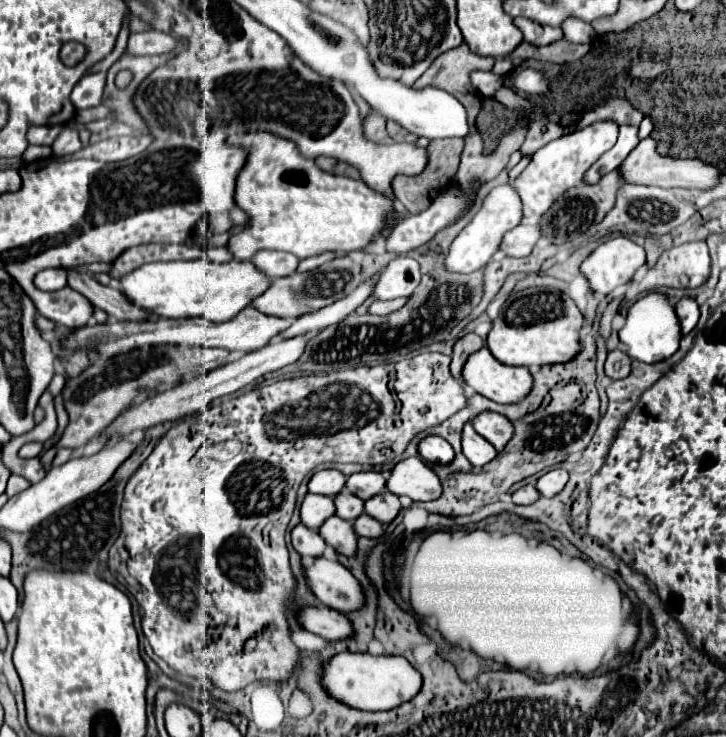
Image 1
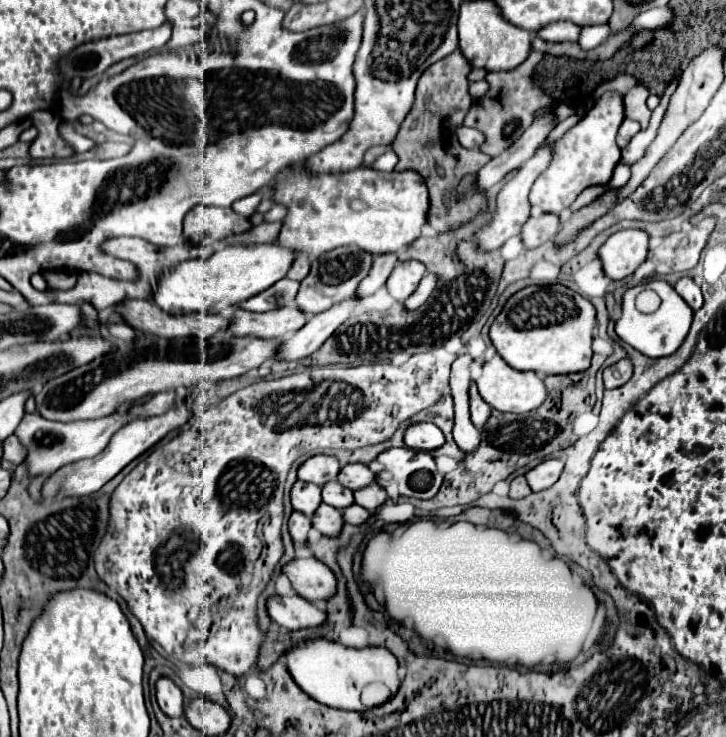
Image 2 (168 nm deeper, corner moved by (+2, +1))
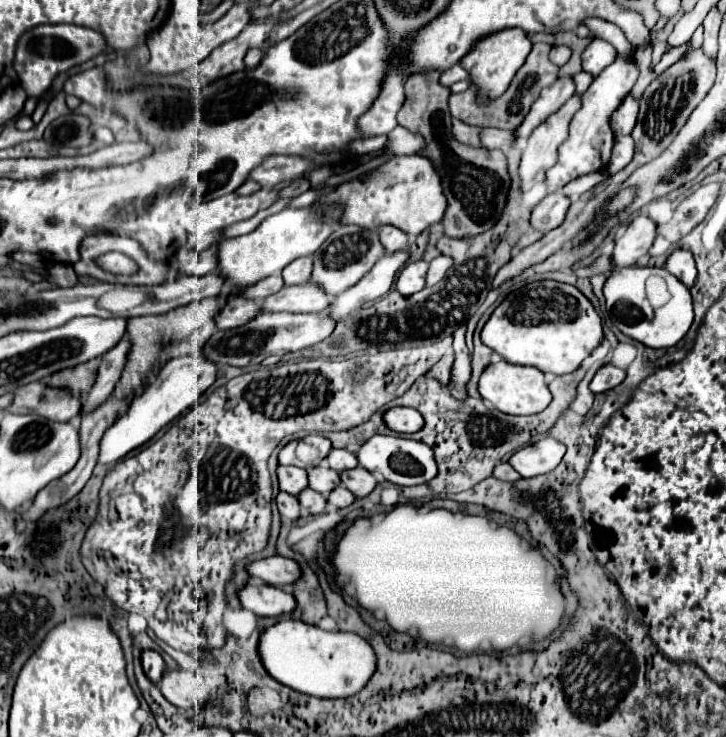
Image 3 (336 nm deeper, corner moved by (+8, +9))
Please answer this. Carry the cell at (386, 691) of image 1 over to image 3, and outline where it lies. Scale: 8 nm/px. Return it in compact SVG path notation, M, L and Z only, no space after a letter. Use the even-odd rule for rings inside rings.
M281 619L267 627L257 645L265 671L285 687L313 697L349 697L361 691L375 671L375 655L369 643L343 631L323 631L315 625L307 625L293 619Z

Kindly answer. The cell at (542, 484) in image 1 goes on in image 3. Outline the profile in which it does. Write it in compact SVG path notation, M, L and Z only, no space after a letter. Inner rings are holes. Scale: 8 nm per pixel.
M543 437L541 441L515 451L509 457L509 463L521 477L535 477L553 471L563 459L563 455L565 455L563 443L555 441L553 437Z

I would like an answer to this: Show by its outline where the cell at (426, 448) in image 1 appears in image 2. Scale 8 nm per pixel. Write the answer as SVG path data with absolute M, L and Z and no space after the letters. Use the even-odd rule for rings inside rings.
M417 423L405 431L405 445L421 451L435 451L445 443L441 429L435 423Z

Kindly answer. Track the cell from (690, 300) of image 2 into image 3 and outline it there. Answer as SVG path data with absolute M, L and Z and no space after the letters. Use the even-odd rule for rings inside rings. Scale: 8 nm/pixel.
M675 249L665 263L665 269L669 269L685 287L693 287L697 269L695 269L695 259L689 249Z

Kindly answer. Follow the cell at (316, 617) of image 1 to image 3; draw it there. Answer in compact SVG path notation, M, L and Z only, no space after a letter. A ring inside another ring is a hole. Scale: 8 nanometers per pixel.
M247 583L237 593L243 609L253 611L259 617L279 617L287 615L295 607L295 599L291 593L277 589L265 583Z

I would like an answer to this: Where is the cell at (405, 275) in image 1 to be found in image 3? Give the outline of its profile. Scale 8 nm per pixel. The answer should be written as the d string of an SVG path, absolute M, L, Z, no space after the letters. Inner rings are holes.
M409 261L397 277L397 291L401 295L413 295L425 287L429 263L427 261Z

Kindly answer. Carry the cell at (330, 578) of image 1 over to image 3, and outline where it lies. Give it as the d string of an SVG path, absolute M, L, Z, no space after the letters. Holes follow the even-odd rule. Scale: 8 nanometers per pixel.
M273 555L267 559L257 559L257 561L249 563L247 573L251 577L265 581L267 585L273 585L273 587L291 585L301 575L299 565L293 559L285 559L279 555Z

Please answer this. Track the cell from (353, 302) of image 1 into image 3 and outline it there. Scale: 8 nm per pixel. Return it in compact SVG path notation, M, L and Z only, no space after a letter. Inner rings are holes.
M381 227L381 243L389 253L399 251L407 247L407 233L397 227Z

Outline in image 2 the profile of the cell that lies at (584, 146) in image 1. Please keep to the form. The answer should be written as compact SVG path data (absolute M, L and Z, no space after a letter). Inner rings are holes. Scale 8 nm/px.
M605 93L597 101L597 105L593 105L591 111L555 143L549 167L539 175L539 179L531 187L529 193L531 207L541 209L543 213L557 215L563 209L567 209L583 189L593 185L605 185L613 175L613 167L621 159L615 135L623 119L625 119L625 107L621 97L617 93Z

